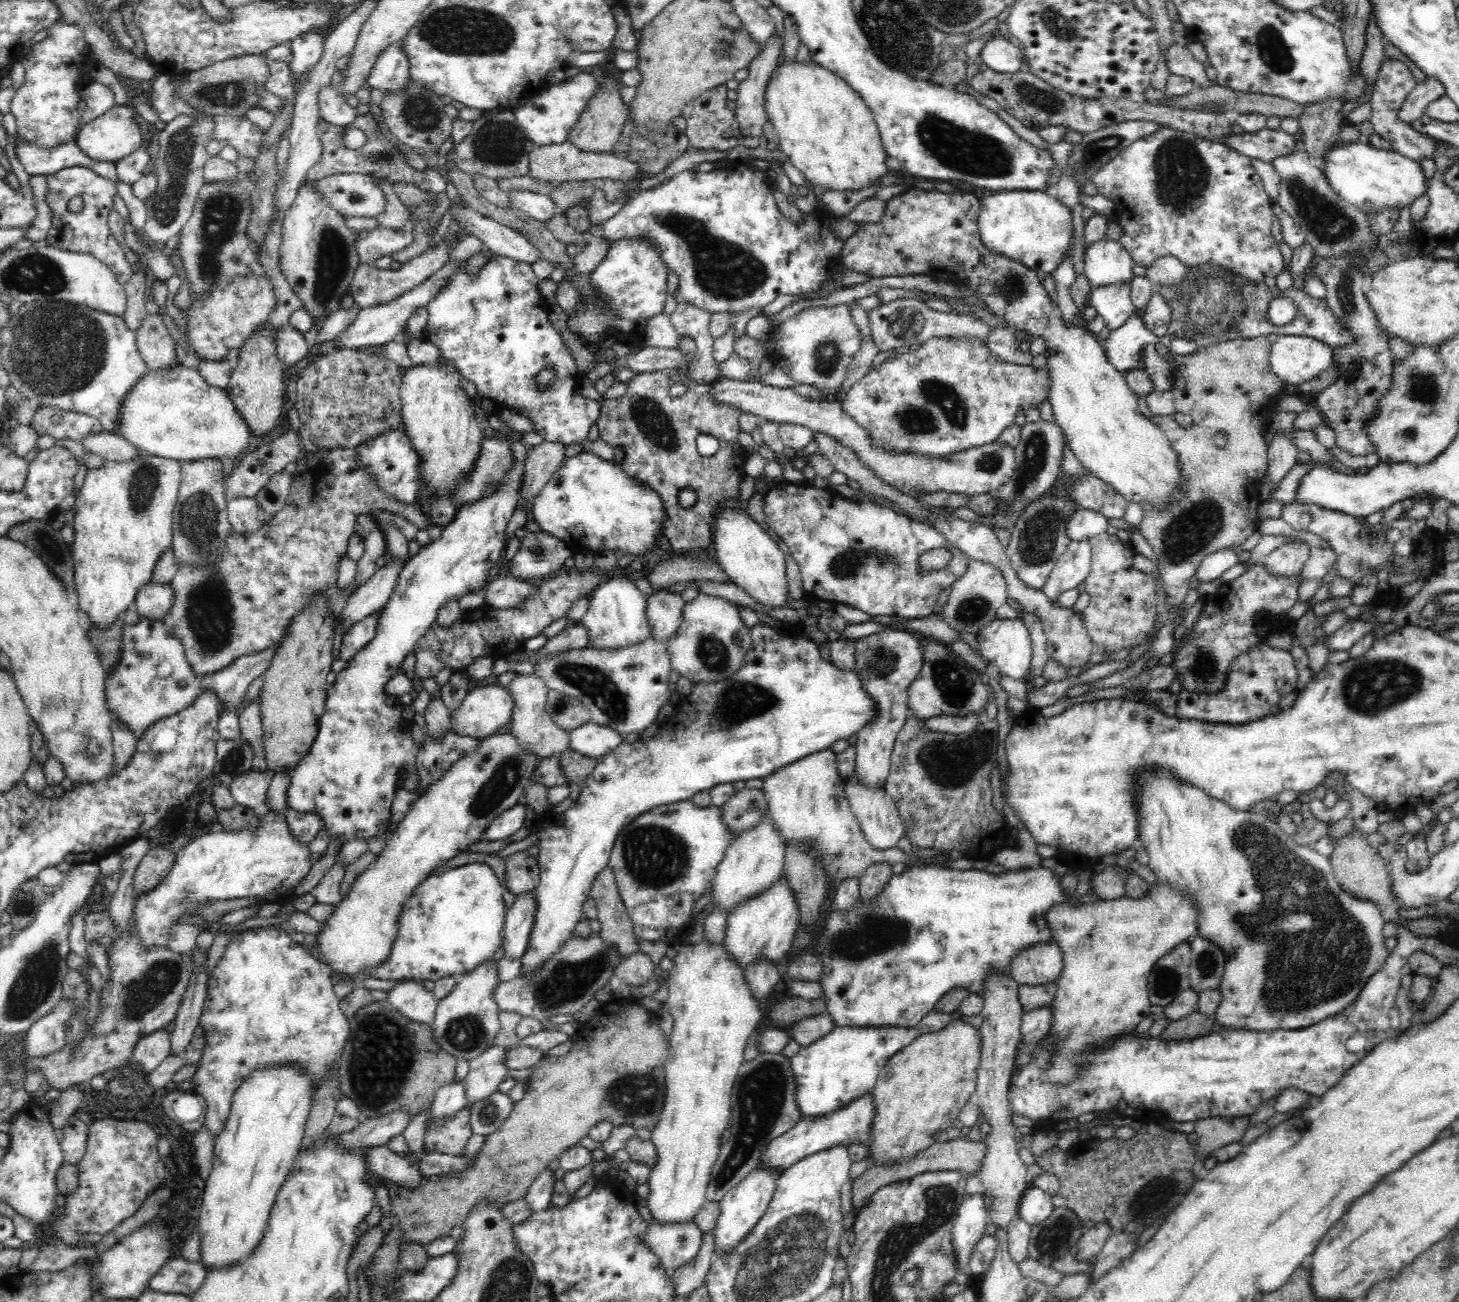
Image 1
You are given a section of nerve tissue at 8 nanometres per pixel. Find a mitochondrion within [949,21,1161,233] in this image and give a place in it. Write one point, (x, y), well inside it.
(1094, 153)

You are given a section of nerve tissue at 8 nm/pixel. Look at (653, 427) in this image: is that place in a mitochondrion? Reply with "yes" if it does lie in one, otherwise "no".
yes

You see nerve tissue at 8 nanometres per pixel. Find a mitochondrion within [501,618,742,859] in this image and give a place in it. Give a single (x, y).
(598, 686)

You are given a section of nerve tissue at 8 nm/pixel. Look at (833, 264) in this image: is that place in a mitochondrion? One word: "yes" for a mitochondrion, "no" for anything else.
no

